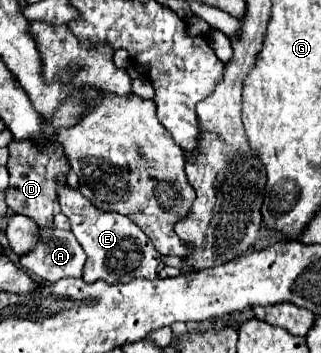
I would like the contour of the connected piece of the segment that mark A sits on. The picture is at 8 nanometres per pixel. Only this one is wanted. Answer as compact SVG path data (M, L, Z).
M51 227L51 231L41 229L39 247L21 257L23 269L47 283L57 283L63 277L81 277L83 263L85 255L75 235L57 227Z

